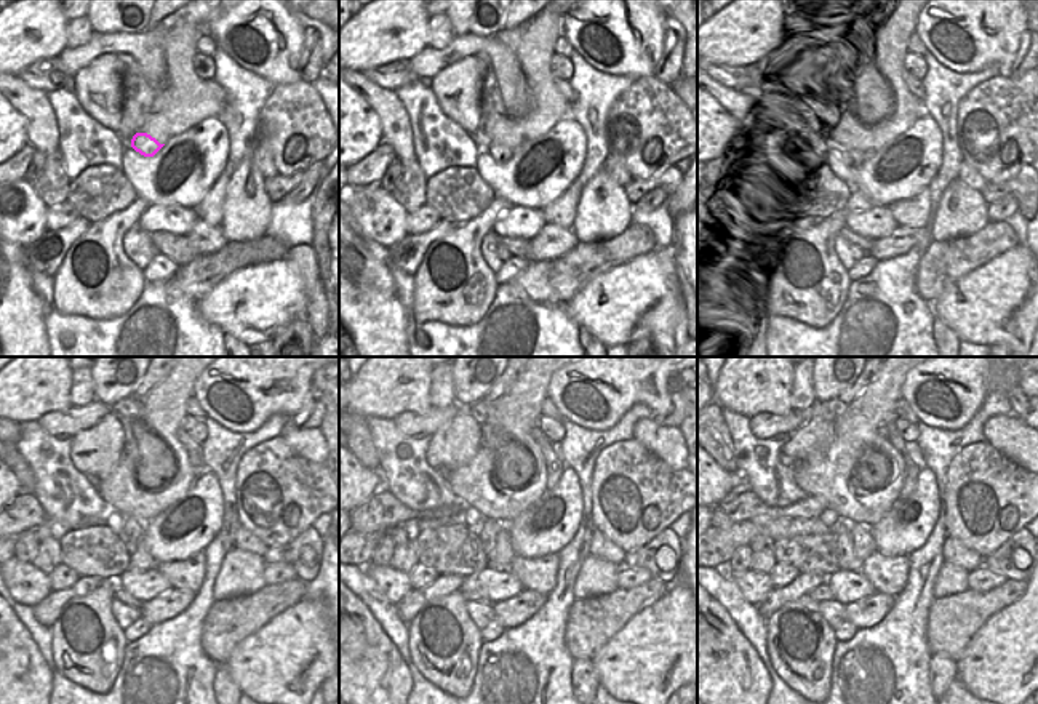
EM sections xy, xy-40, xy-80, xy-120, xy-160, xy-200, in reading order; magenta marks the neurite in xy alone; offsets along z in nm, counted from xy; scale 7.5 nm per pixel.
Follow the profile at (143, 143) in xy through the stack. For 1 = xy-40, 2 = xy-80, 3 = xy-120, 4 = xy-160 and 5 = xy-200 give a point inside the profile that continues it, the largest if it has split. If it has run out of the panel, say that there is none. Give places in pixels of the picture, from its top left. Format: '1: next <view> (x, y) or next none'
1: next xy-40 (499, 152)
2: next xy-80 (854, 159)
3: next xy-120 (131, 530)
4: next xy-160 (488, 530)
5: next xy-200 (845, 546)

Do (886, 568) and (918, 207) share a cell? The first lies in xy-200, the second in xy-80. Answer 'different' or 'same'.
same

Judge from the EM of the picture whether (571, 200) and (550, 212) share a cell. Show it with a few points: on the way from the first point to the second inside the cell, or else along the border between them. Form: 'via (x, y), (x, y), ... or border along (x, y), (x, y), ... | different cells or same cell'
via (566, 205), (555, 212) | same cell

